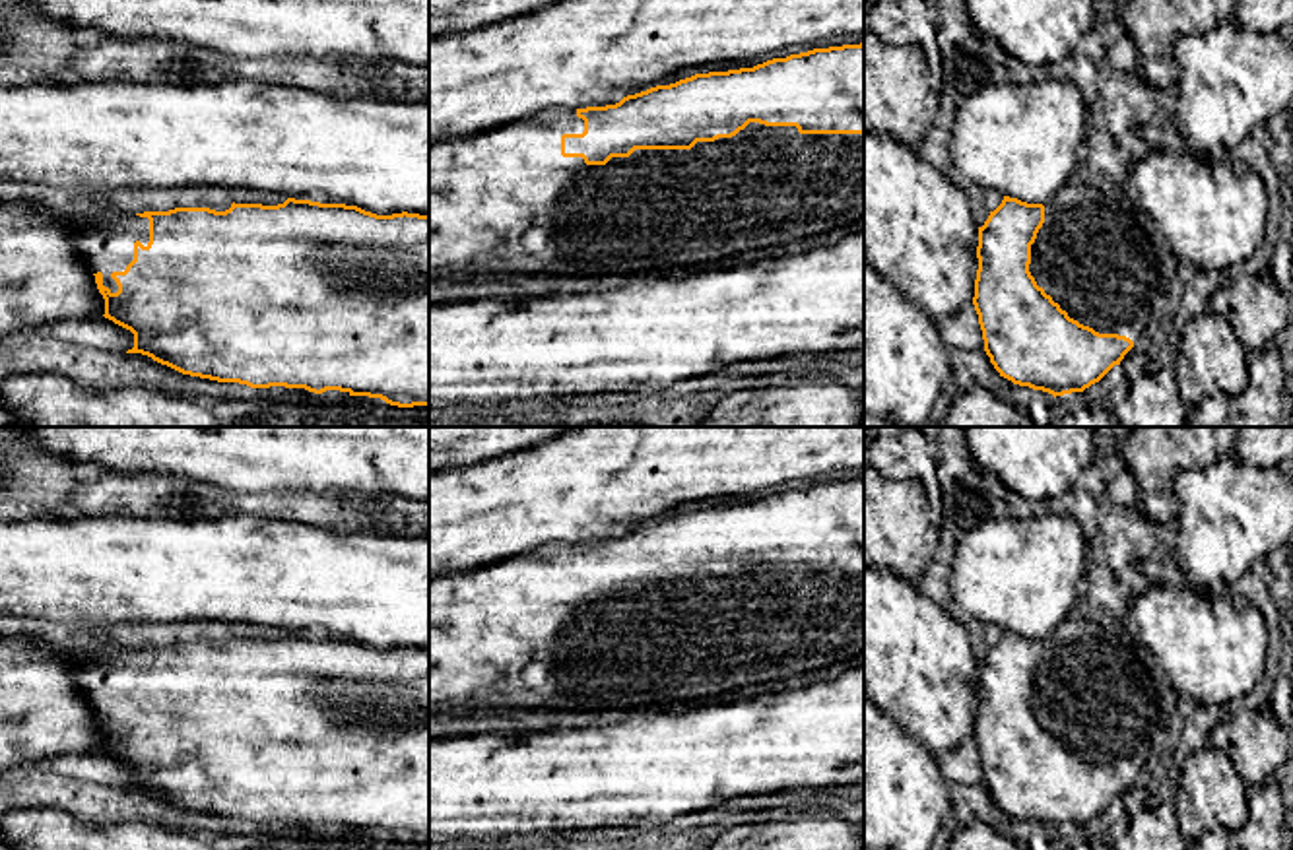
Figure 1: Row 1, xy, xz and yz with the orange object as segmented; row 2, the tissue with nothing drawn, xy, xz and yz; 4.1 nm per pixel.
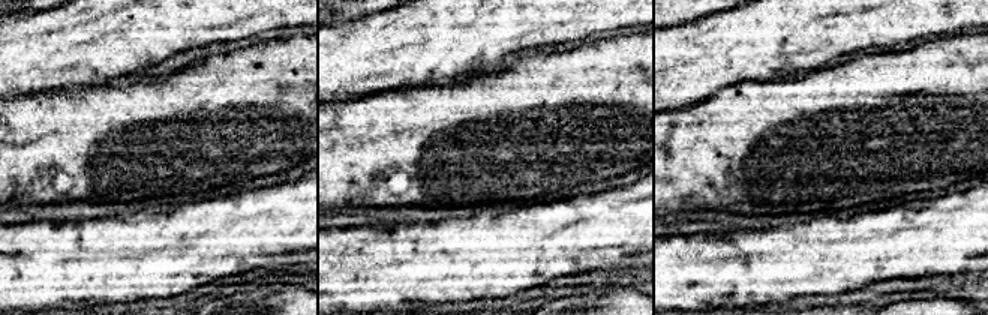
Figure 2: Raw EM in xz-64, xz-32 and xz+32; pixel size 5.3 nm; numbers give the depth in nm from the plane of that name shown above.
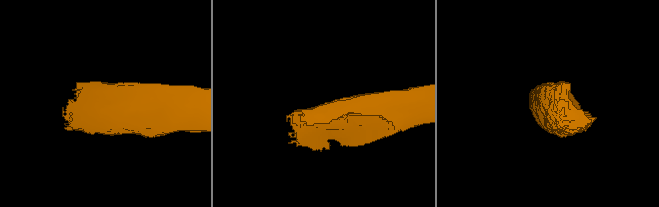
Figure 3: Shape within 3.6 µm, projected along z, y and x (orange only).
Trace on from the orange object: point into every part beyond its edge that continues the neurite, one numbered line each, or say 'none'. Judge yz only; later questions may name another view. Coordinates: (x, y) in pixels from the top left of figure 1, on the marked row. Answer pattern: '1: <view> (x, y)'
1: yz (1092, 257)

